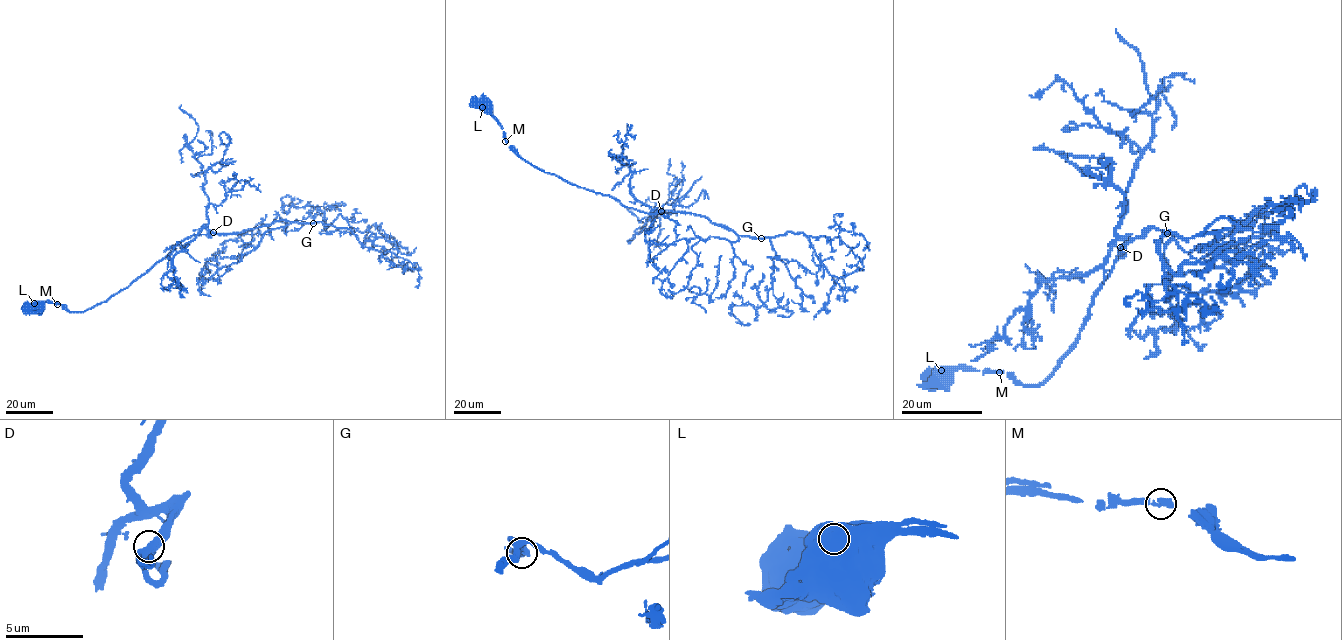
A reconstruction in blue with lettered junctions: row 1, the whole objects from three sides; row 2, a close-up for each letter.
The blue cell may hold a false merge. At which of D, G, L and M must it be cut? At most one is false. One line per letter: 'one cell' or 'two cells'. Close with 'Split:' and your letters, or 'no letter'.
D: one cell
G: one cell
L: two cells
M: one cell
Split: L

